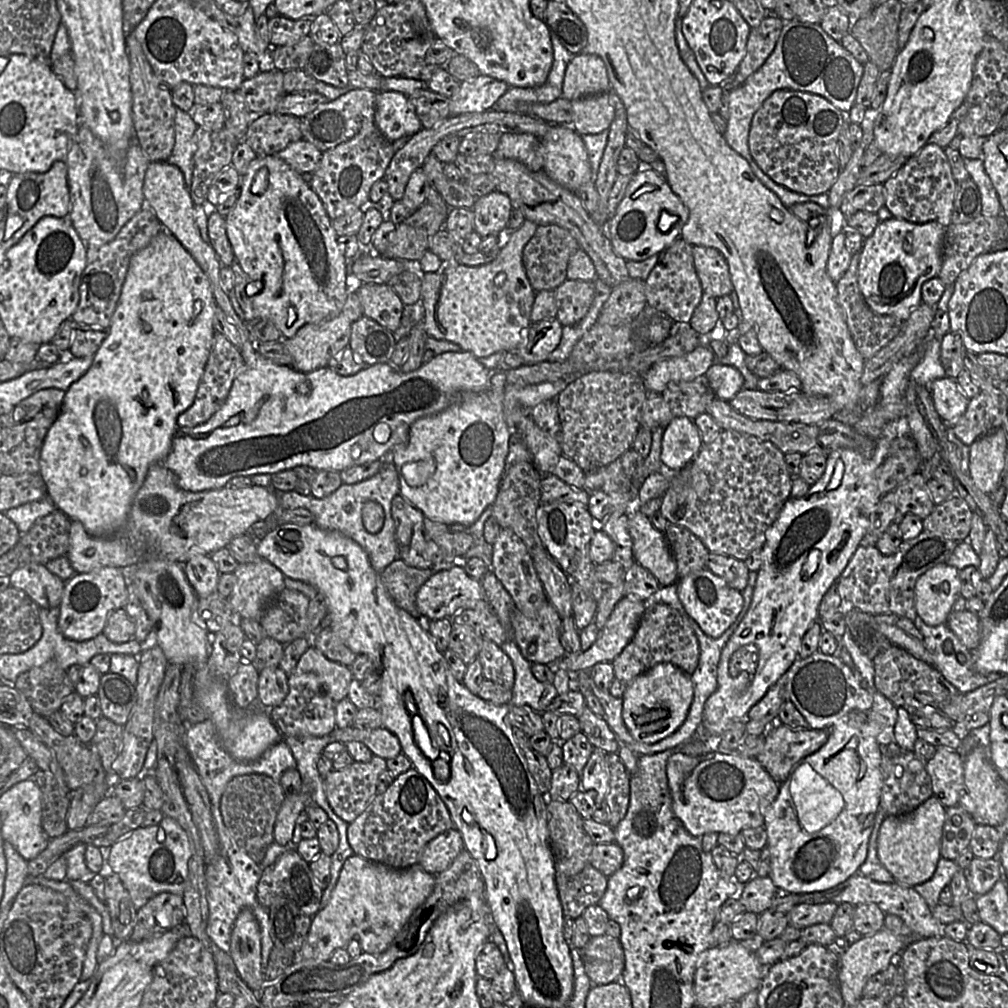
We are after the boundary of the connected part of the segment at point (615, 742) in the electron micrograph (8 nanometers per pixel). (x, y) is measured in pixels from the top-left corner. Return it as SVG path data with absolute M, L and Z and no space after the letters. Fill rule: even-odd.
M586 706L578 719L581 731L587 736L594 748L599 748L607 753L619 751L620 742L604 718L597 716Z

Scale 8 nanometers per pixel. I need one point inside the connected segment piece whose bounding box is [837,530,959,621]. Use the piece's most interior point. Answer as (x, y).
(872, 582)

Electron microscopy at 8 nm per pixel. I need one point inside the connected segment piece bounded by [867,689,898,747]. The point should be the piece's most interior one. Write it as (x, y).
(883, 712)

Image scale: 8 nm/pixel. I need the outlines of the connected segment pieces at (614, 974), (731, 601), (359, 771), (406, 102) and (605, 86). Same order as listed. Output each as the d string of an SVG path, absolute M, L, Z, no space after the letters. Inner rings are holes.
M607 934L591 937L581 949L581 958L593 985L621 981L625 955L619 938Z
M703 569L679 578L676 582L678 597L686 612L711 638L720 637L736 620L743 607L742 593L732 588L723 578Z
M376 755L369 762L353 761L341 770L333 769L323 786L336 815L347 824L353 822L378 794L378 777L386 769L386 760Z
M397 91L376 92L374 122L391 142L410 137L422 128L409 97Z
M578 53L567 65L562 97L571 101L581 97L607 93L611 89L603 60L594 54Z

